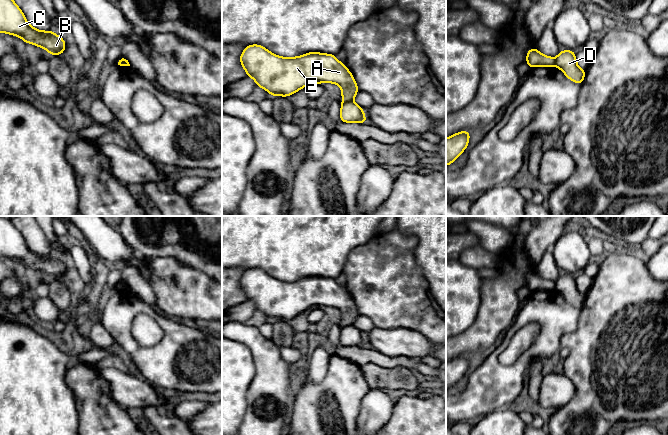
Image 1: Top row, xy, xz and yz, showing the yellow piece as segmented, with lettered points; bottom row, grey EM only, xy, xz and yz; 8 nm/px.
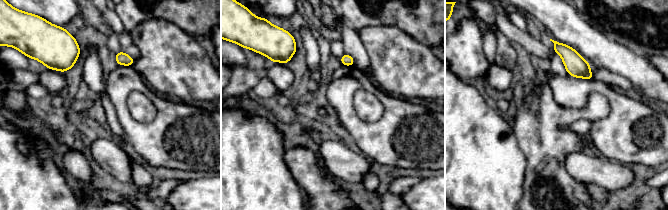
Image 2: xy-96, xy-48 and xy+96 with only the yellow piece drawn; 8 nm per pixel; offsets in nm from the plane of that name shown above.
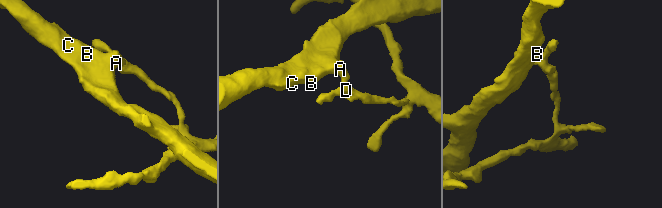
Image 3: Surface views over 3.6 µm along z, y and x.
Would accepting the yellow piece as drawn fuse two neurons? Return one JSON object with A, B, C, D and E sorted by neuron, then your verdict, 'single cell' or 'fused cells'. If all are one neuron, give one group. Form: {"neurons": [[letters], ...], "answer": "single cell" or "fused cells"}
{"neurons": [["A", "B", "C", "E"], ["D"]], "answer": "fused cells"}

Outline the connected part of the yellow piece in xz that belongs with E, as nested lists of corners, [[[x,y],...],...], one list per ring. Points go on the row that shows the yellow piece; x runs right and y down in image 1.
[[[248,45],[240,58],[247,77],[255,80],[256,86],[262,87],[272,96],[288,97],[311,83],[334,83],[340,86],[342,101],[353,101],[359,92],[356,81],[346,65],[333,54],[309,52],[301,56],[287,58],[273,54],[262,45]]]

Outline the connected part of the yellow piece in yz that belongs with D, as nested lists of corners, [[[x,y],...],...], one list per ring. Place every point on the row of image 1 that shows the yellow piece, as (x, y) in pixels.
[[[563,50],[556,57],[555,66],[558,67],[568,79],[581,85],[586,75],[586,71],[577,65],[575,52]]]

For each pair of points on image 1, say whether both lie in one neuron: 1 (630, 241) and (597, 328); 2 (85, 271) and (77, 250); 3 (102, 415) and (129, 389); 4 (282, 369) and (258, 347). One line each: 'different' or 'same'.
1: different
2: same
3: different
4: same

